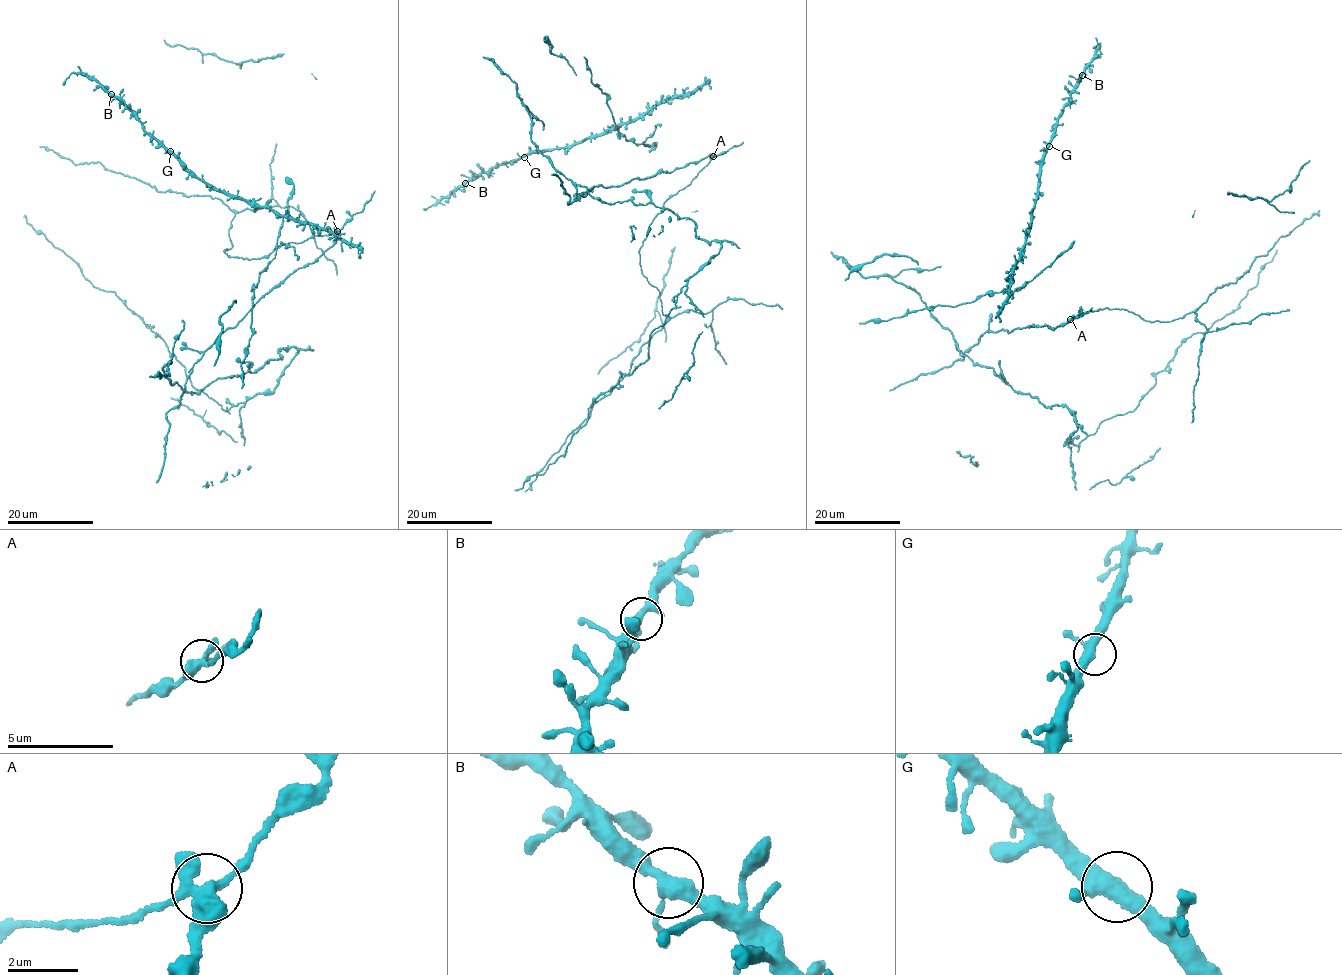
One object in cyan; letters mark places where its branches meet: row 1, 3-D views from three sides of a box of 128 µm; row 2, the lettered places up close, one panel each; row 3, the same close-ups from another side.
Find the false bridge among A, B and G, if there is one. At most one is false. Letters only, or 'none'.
A

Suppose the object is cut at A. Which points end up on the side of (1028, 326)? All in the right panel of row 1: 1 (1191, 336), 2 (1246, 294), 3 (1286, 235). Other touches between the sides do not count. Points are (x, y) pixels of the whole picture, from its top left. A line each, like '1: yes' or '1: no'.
1: yes
2: yes
3: no

